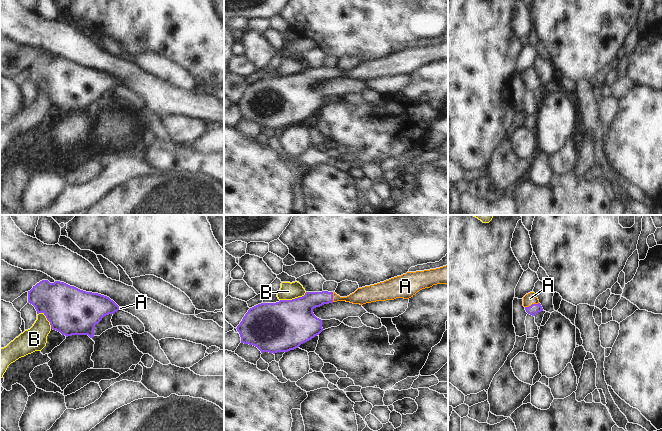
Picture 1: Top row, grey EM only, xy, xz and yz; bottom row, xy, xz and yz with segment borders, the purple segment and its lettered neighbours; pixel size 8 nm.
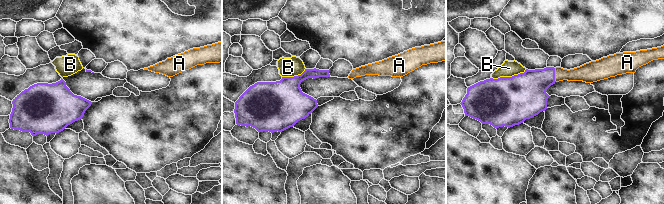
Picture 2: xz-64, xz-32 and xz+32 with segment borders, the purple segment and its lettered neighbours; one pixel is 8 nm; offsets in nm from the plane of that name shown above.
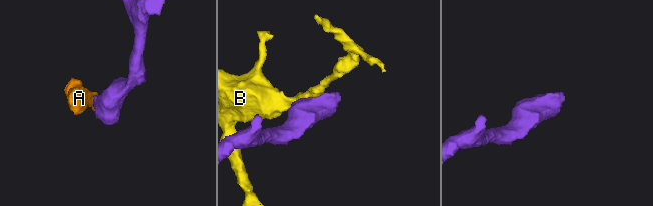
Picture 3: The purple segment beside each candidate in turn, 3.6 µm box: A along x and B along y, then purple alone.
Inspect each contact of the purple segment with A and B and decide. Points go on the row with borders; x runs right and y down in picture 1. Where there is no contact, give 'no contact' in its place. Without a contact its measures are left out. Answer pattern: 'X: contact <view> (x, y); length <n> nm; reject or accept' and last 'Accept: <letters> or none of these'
A: contact yz (532, 304); length 120 nm; accept
B: contact xz (293, 299); length 220 nm; reject
Accept: A

